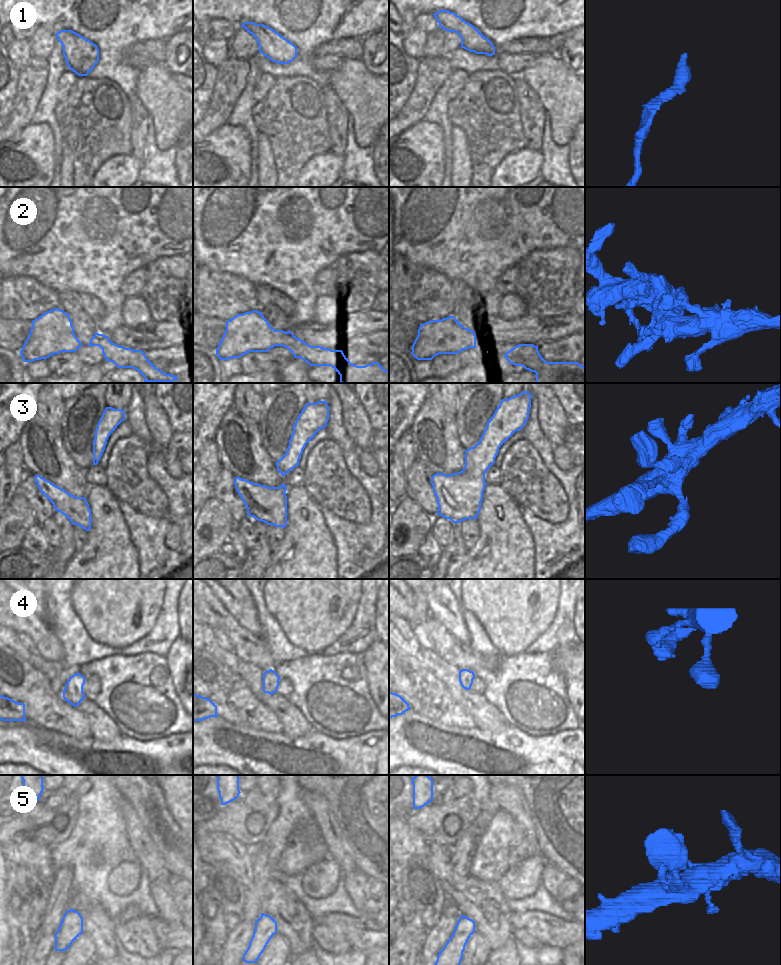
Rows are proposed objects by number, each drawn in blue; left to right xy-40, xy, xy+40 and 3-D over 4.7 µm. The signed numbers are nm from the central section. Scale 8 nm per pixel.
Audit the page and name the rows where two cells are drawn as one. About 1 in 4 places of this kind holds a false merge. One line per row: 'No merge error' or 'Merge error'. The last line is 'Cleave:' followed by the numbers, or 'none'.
1: No merge error
2: No merge error
3: No merge error
4: No merge error
5: No merge error
Cleave: none.

